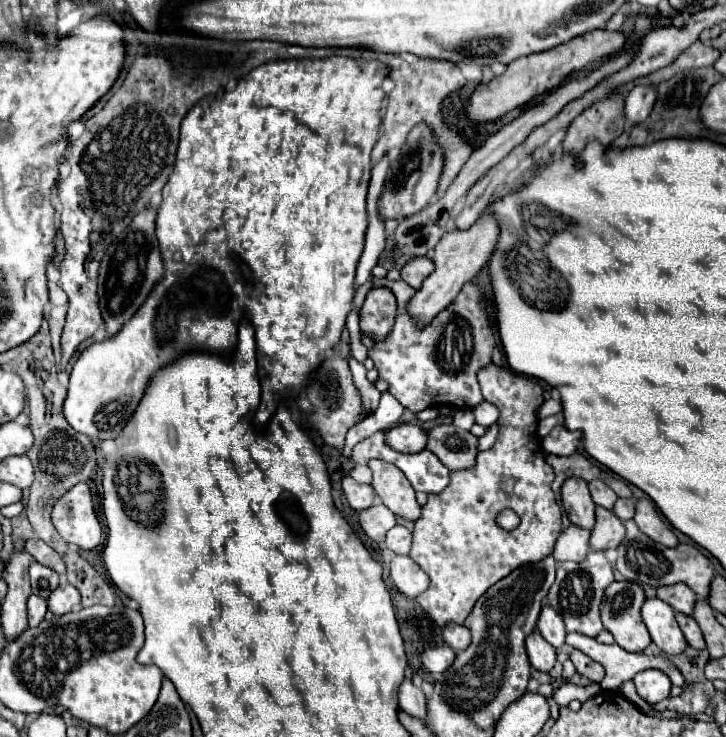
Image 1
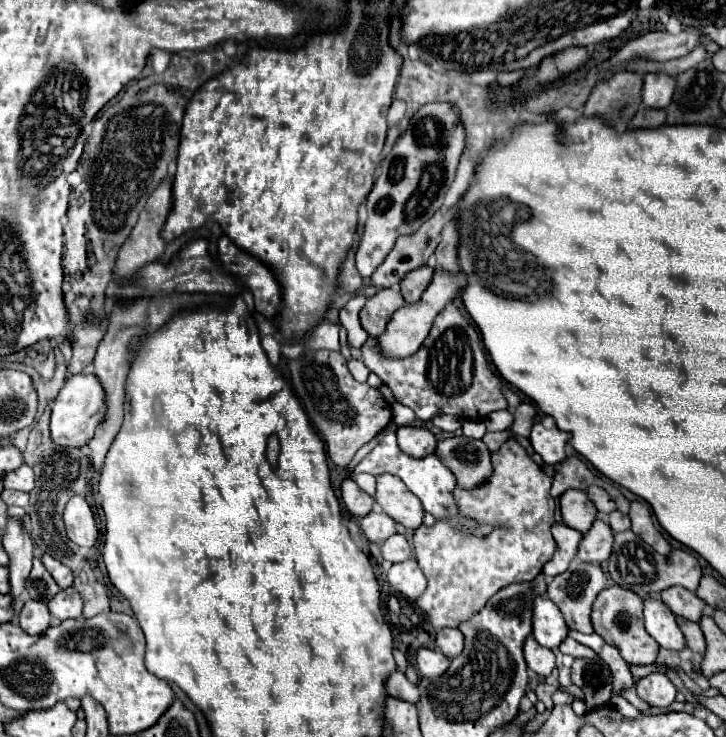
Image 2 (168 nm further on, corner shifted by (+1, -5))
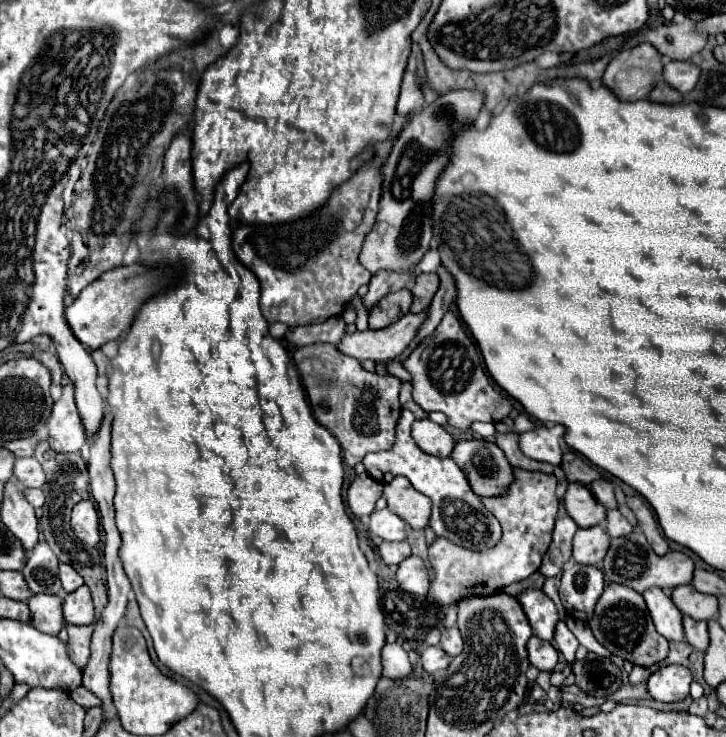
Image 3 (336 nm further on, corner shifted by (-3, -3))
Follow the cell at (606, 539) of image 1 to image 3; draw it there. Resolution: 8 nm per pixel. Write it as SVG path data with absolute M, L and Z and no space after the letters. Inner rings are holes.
M601 526L577 530L573 538L573 560L579 564L599 564L609 548L609 534Z

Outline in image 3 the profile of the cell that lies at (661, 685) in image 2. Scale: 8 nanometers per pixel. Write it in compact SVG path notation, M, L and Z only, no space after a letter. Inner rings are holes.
M661 666L647 680L647 690L649 696L657 702L679 702L689 696L691 680L693 676L685 666Z

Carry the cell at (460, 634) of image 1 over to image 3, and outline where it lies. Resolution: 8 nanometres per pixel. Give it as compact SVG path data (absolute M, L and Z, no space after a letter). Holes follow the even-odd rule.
M457 626L443 630L443 634L441 634L441 646L443 646L443 650L451 658L457 656L457 654L461 654L461 650L463 650L463 638L461 638L461 632L459 632Z

